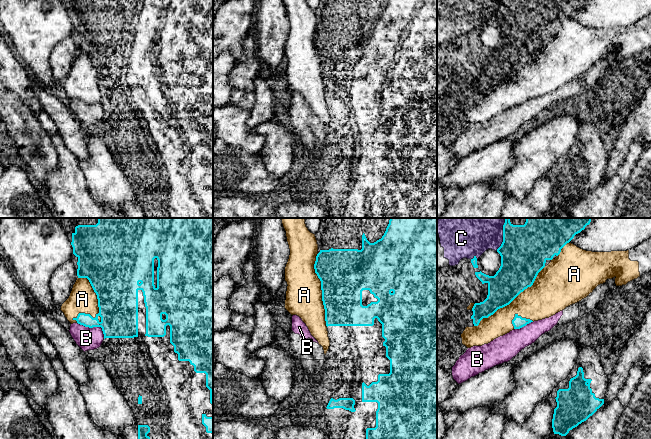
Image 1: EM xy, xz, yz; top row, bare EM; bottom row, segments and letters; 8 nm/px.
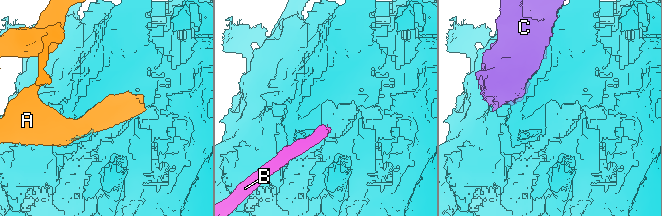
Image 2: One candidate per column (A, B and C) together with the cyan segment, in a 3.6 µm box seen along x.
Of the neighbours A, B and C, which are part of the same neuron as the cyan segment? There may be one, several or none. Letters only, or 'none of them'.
none of them

